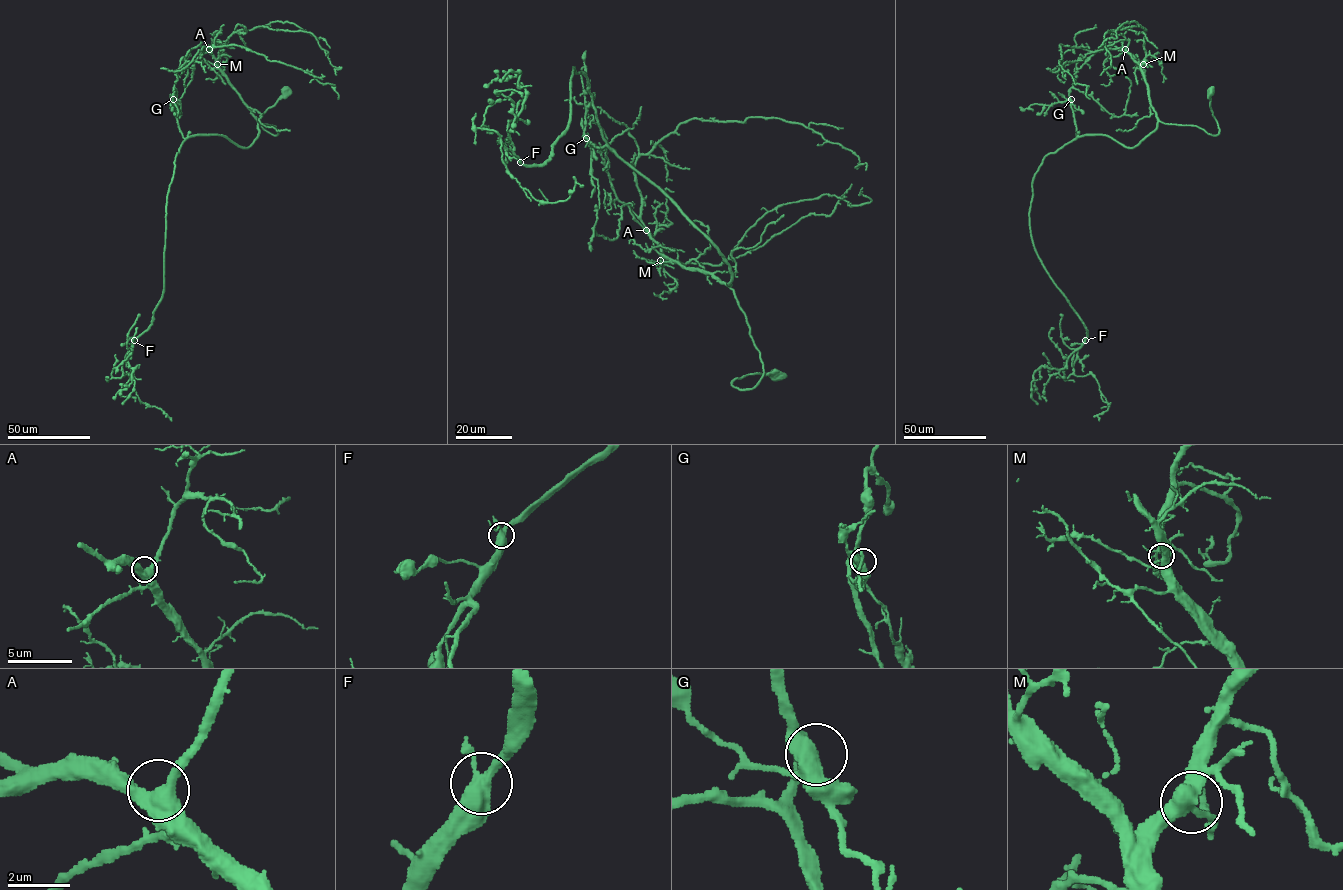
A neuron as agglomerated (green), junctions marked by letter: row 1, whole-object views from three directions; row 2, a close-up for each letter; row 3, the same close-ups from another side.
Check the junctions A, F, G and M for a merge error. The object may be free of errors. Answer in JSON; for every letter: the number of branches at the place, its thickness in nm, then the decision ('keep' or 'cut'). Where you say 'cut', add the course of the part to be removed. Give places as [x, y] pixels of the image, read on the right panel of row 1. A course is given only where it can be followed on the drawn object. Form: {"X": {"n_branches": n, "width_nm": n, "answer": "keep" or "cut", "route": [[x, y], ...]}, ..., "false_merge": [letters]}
{"A": {"n_branches": 3, "width_nm": 440, "answer": "keep"}, "F": {"n_branches": 3, "width_nm": 440, "answer": "keep"}, "G": {"n_branches": 3, "width_nm": 440, "answer": "keep"}, "M": {"n_branches": 3, "width_nm": 420, "answer": "keep"}, "false_merge": []}

